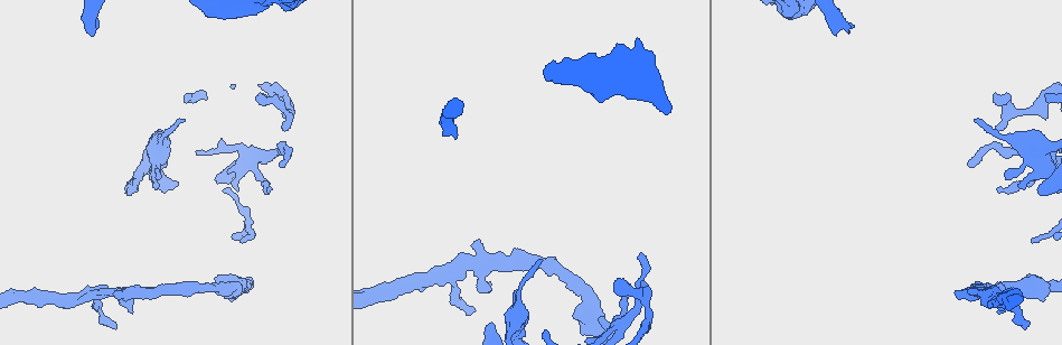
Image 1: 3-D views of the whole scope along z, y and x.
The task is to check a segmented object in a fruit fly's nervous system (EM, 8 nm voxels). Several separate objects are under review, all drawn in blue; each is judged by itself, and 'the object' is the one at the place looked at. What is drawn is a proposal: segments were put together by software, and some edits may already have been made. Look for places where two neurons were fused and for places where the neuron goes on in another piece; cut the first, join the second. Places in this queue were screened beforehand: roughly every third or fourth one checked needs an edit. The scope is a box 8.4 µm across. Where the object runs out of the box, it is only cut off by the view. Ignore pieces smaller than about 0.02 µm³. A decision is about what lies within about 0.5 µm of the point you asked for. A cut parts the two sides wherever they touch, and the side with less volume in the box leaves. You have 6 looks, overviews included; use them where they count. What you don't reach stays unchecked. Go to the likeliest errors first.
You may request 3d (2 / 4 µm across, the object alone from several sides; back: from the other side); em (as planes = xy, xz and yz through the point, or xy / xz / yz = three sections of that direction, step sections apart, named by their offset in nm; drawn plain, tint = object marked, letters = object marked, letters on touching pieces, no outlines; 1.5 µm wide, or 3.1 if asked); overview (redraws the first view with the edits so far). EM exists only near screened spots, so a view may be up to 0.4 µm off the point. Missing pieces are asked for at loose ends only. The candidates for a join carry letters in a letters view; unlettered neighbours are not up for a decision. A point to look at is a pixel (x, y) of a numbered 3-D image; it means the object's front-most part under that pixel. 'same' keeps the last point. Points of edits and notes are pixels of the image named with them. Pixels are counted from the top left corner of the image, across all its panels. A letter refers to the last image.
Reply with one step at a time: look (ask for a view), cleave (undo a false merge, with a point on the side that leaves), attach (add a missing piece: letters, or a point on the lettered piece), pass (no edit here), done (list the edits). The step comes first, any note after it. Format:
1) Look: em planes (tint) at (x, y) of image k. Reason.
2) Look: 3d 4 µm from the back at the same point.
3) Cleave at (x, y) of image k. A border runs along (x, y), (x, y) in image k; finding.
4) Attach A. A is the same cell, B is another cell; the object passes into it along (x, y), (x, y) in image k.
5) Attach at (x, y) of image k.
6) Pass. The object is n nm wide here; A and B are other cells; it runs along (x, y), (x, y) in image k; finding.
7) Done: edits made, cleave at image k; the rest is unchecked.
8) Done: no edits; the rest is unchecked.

Look: em planes (letters) at (132, 193) of image 1.

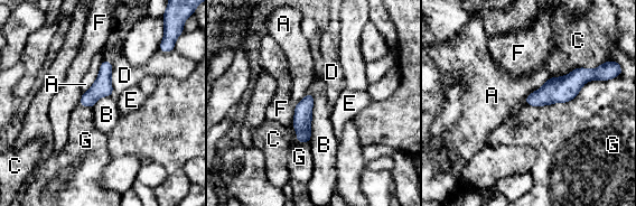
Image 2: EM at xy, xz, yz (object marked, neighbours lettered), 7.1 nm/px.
Pass. The object is 140 nm wide here; A, B, C, D, E, F and G are other cells; a border runs along (310, 91), (314, 108), (308, 142) in image 2; none of them fits.

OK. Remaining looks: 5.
Look: 3d 2 µm at (262, 160) of image 1. Two arms in line, one across.

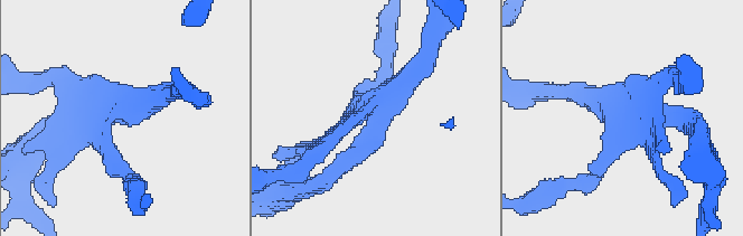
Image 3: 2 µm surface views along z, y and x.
Look: em xy step 8 (letters) at (376, 107) of image 3.

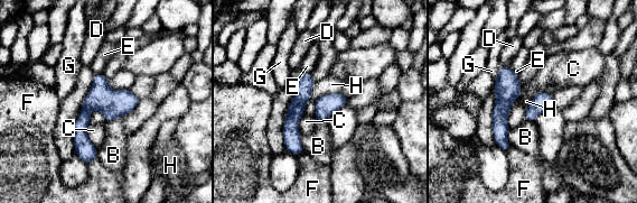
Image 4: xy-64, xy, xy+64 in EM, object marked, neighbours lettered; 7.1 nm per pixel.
Look: em planes (letters) at the same point. Another direction.

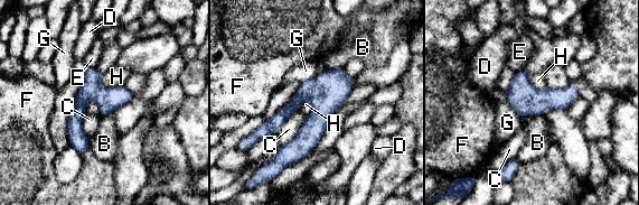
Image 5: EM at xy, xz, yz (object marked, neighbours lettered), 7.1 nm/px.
Pass. B, C, D, E, F, G and H are other cells; a border runs along (100, 75), (104, 86), (123, 85) in image 5; continuous, no second neuron.

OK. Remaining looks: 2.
Look: em planes (letters) at (956, 290) of image 1. An open end.

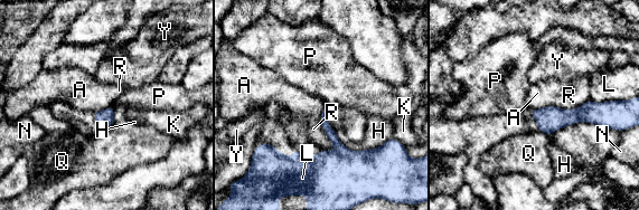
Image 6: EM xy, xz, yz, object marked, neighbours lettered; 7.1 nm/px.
Pass. A, H, K, L, N, P, Q, R and Y are other cells; a border runs along (110, 105), (94, 112) in image 6; no lettered piece goes on from it.

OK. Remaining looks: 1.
Done: no edits; the rest is unchecked.

